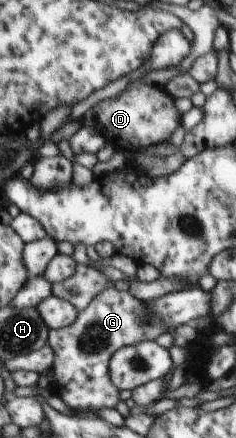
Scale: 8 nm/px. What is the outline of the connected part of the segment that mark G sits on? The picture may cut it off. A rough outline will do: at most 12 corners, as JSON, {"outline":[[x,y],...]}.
{"outline":[[115,285],[48,331],[58,396],[115,408],[111,356],[172,330]]}

